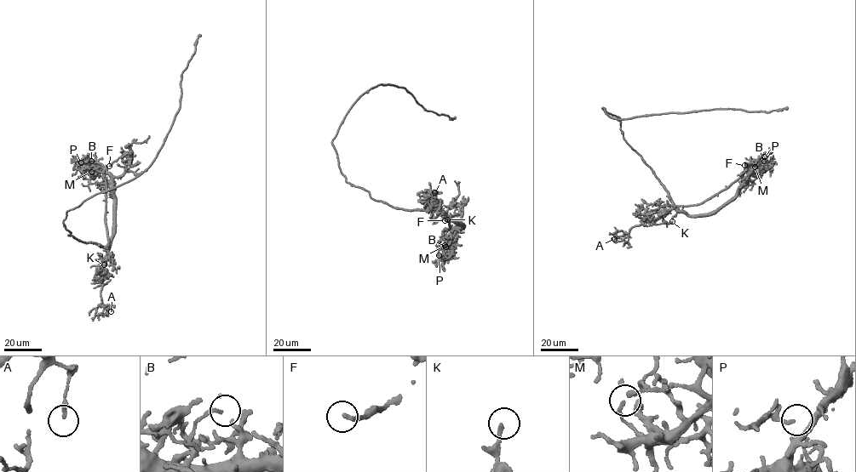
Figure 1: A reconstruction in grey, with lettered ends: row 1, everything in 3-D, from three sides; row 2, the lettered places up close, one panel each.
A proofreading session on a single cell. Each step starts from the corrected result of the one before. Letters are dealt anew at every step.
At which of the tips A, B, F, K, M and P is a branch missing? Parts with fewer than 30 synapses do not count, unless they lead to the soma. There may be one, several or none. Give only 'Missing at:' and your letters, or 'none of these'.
Missing at: none of these

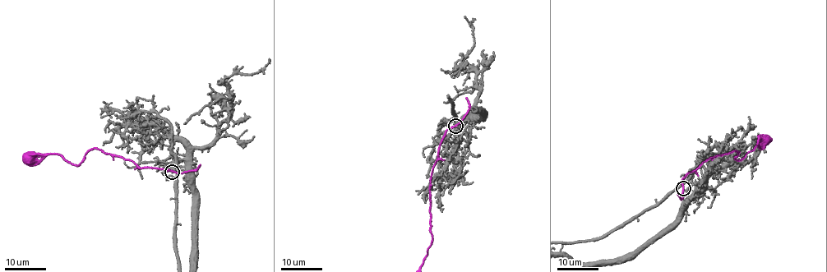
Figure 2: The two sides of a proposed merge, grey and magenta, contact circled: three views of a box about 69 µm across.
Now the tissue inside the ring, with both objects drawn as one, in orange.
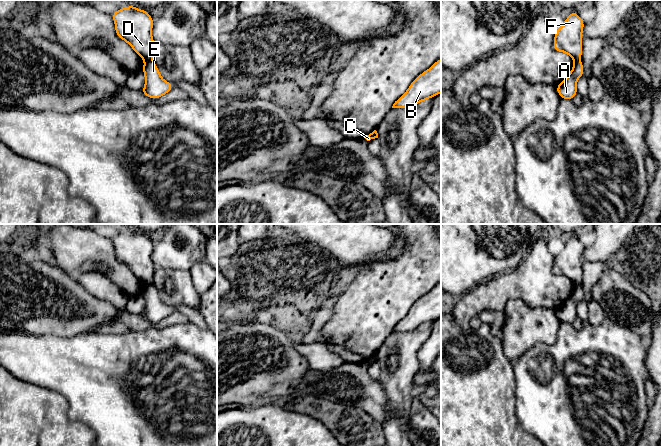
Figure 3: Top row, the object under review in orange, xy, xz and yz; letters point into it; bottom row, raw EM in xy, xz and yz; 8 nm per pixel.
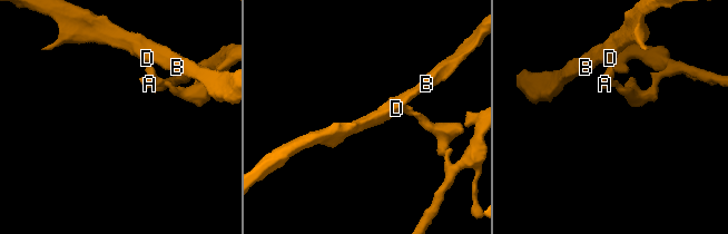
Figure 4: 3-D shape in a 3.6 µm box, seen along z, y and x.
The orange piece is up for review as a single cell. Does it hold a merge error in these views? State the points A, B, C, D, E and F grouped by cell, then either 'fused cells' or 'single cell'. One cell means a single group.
A C E / B D F | fused cells

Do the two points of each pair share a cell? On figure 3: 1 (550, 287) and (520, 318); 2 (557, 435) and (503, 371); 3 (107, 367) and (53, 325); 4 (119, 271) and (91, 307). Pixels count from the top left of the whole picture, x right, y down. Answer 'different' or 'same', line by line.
1: different
2: different
3: different
4: different

